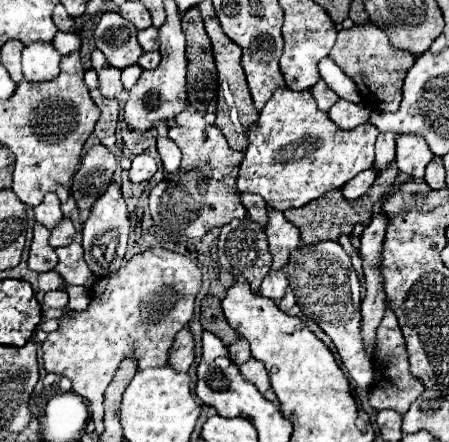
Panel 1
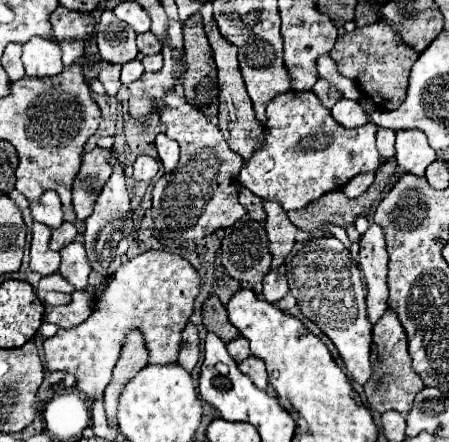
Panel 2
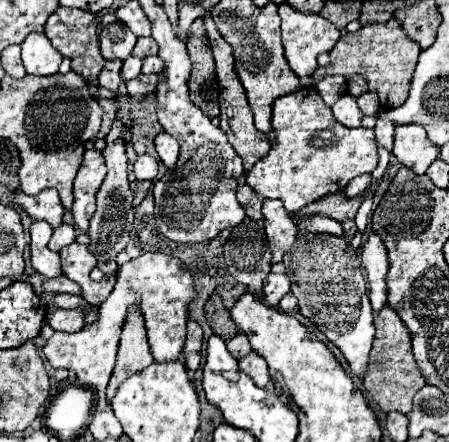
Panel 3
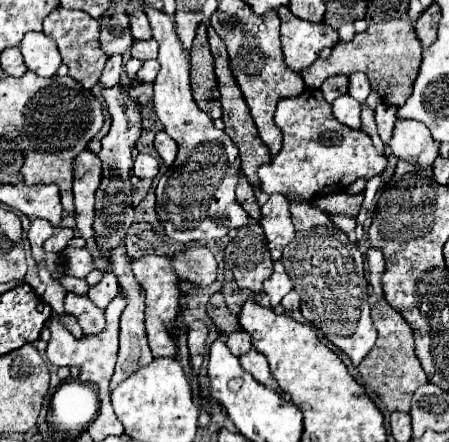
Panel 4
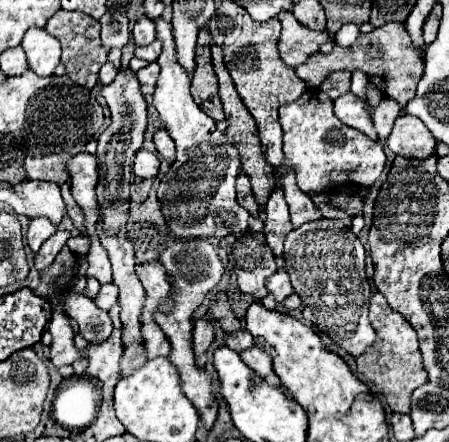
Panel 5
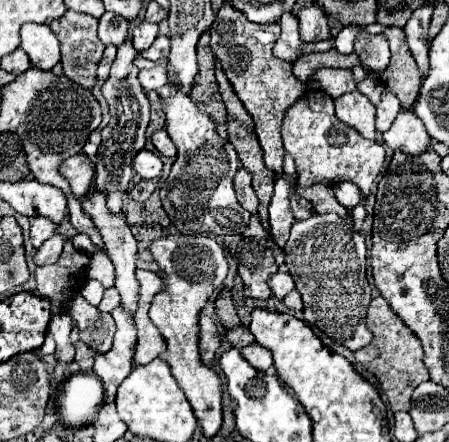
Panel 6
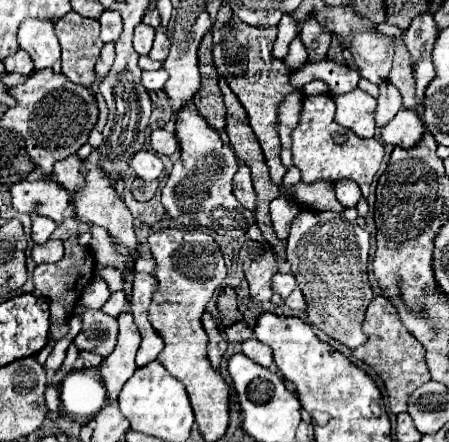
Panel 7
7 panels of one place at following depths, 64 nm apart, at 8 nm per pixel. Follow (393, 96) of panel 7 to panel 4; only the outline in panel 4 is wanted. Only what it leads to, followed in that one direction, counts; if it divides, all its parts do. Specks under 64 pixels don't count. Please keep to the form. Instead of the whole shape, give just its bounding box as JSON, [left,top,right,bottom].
[374,102,398,144]

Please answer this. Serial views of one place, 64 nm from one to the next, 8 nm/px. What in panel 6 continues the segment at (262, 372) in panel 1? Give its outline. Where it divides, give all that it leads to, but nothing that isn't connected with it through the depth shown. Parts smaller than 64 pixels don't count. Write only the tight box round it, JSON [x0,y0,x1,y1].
[242,342,272,370]

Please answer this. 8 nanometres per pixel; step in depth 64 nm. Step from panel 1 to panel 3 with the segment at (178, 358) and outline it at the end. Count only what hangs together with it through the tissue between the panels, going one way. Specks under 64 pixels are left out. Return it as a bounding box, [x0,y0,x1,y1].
[184,322,202,370]

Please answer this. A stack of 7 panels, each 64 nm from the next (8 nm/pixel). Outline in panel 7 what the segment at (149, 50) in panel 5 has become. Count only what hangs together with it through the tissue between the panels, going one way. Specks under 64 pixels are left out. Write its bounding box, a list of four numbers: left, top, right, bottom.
[148,28,170,62]

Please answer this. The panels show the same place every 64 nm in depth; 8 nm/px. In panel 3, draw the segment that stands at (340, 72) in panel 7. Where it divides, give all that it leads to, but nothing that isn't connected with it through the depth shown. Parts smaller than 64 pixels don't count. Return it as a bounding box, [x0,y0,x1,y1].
[316,76,348,106]

